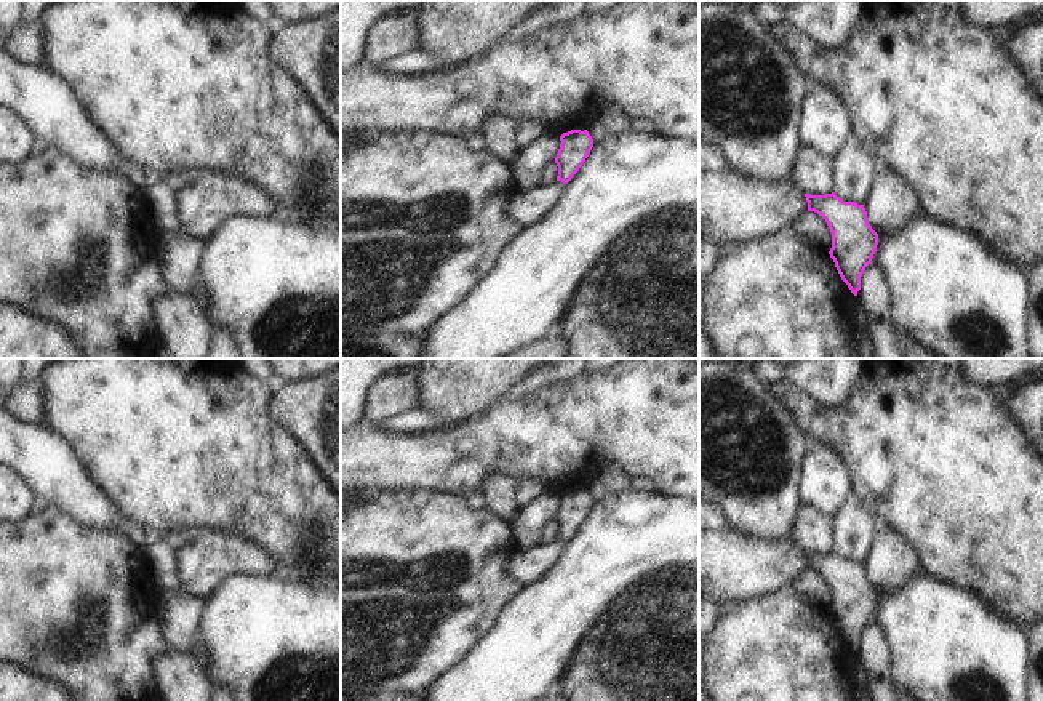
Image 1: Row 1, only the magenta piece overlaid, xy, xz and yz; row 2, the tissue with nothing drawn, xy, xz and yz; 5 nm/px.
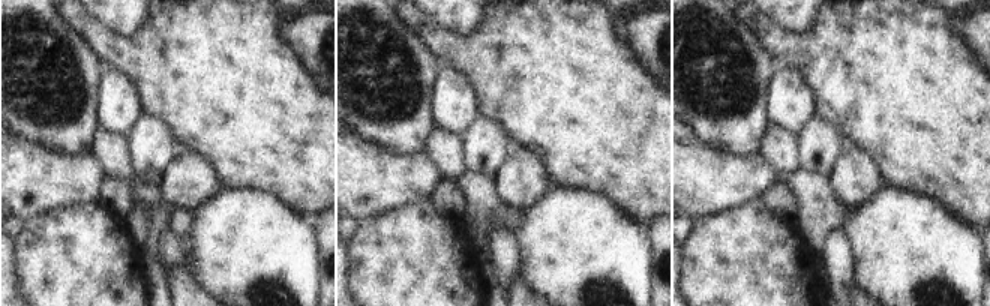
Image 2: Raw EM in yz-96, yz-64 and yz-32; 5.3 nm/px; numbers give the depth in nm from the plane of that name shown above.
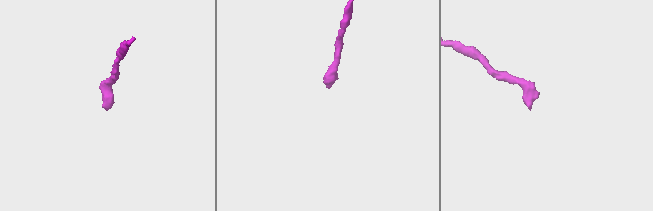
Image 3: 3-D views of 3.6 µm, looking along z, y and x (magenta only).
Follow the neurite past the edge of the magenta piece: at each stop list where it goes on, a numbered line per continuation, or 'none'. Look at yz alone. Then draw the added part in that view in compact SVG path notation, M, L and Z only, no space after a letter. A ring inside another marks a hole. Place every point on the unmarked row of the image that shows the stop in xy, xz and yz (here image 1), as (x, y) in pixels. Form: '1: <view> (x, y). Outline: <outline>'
none.

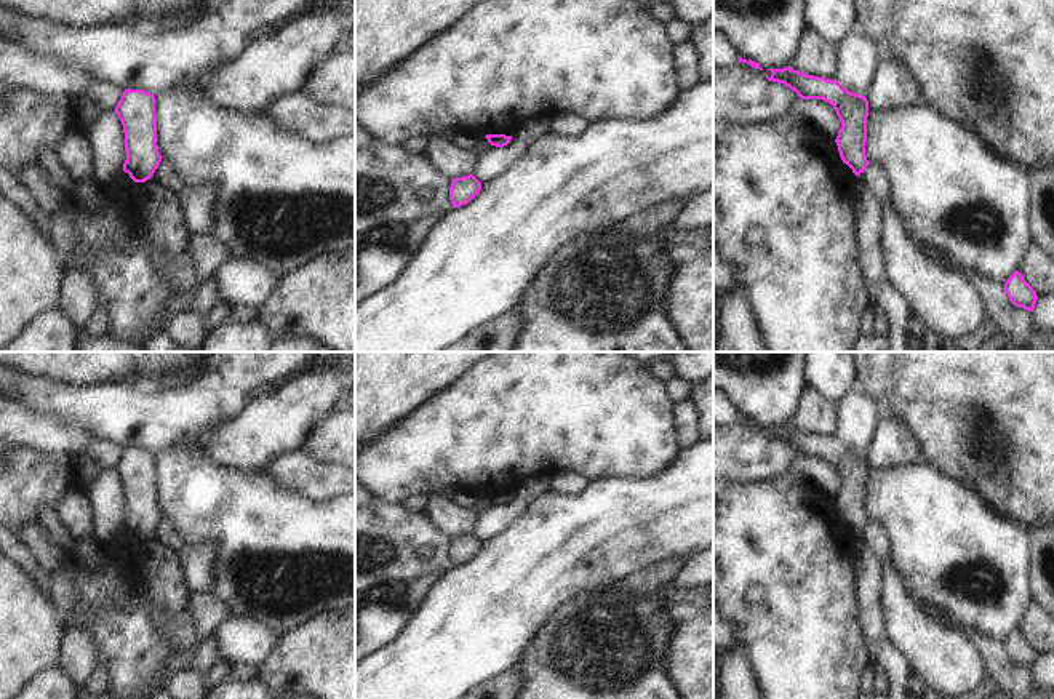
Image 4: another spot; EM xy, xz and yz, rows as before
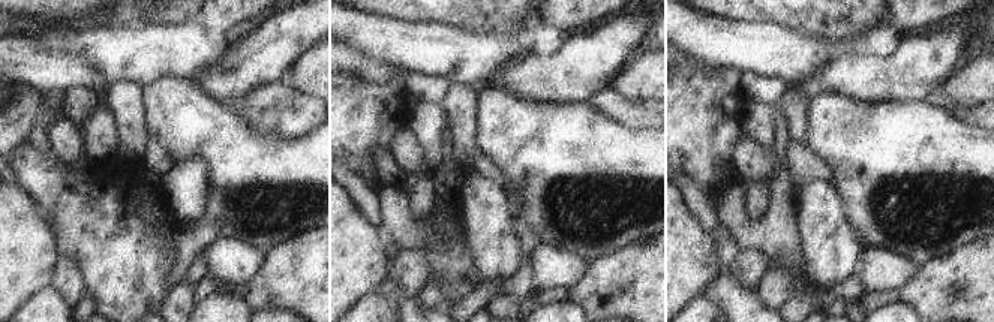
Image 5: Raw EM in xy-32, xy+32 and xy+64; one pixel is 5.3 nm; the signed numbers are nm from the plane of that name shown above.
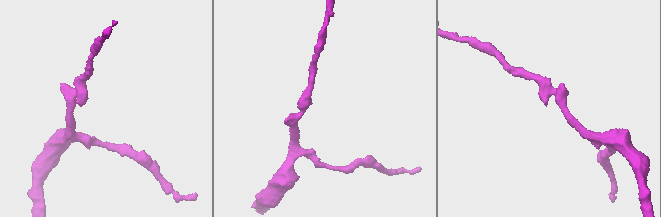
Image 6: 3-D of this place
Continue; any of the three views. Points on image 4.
none.

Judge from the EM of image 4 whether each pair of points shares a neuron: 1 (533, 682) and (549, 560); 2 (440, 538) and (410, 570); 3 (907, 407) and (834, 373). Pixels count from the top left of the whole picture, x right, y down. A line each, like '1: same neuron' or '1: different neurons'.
1: different neurons
2: same neuron
3: different neurons

